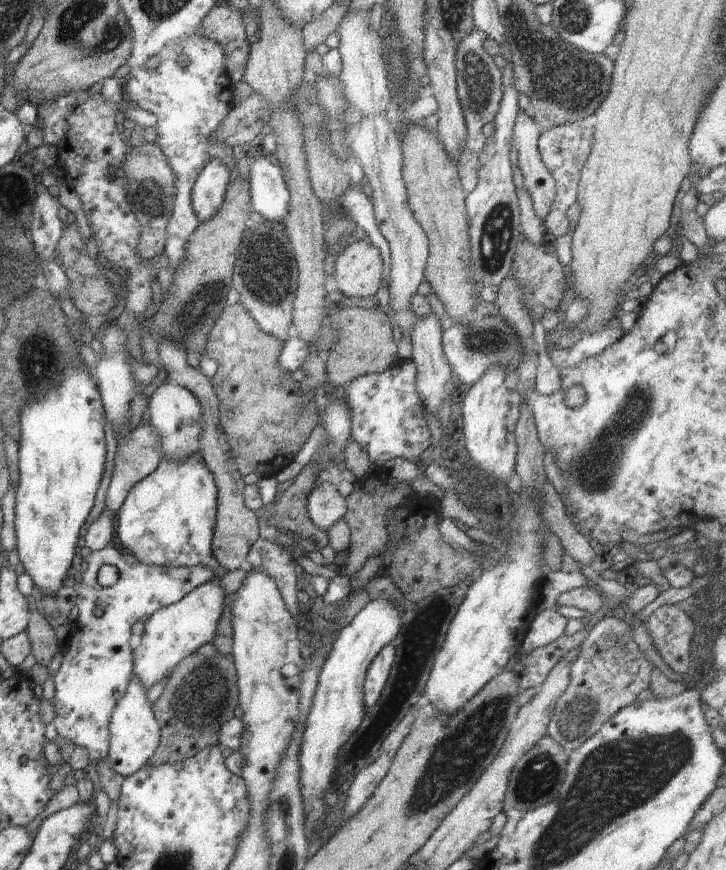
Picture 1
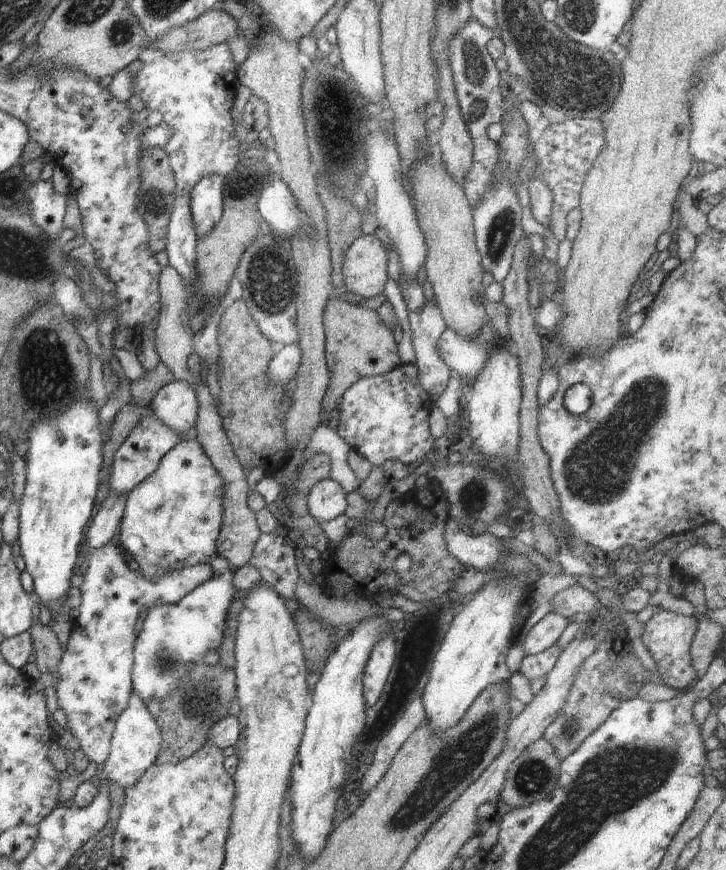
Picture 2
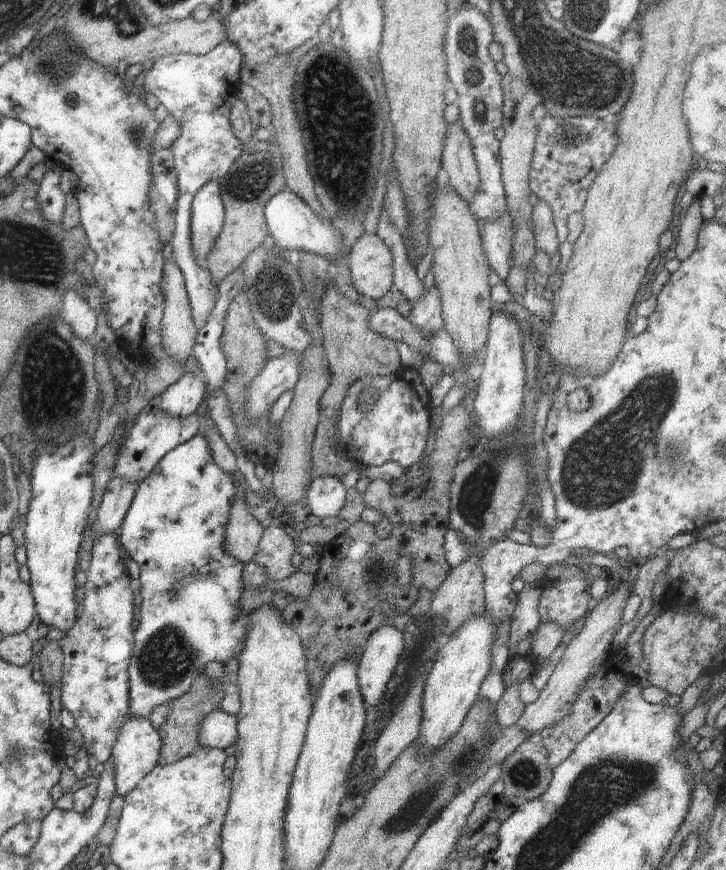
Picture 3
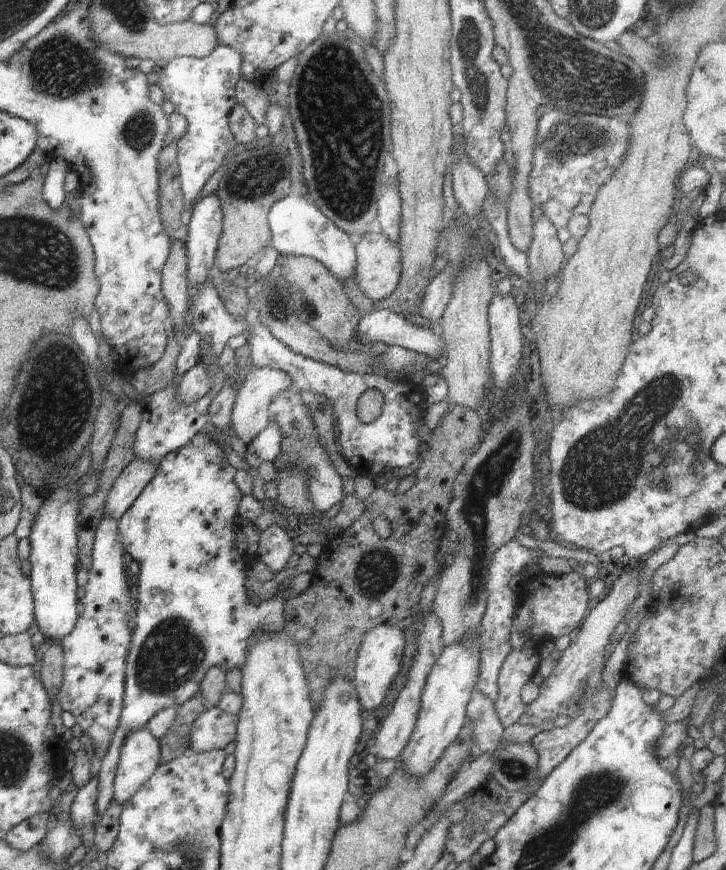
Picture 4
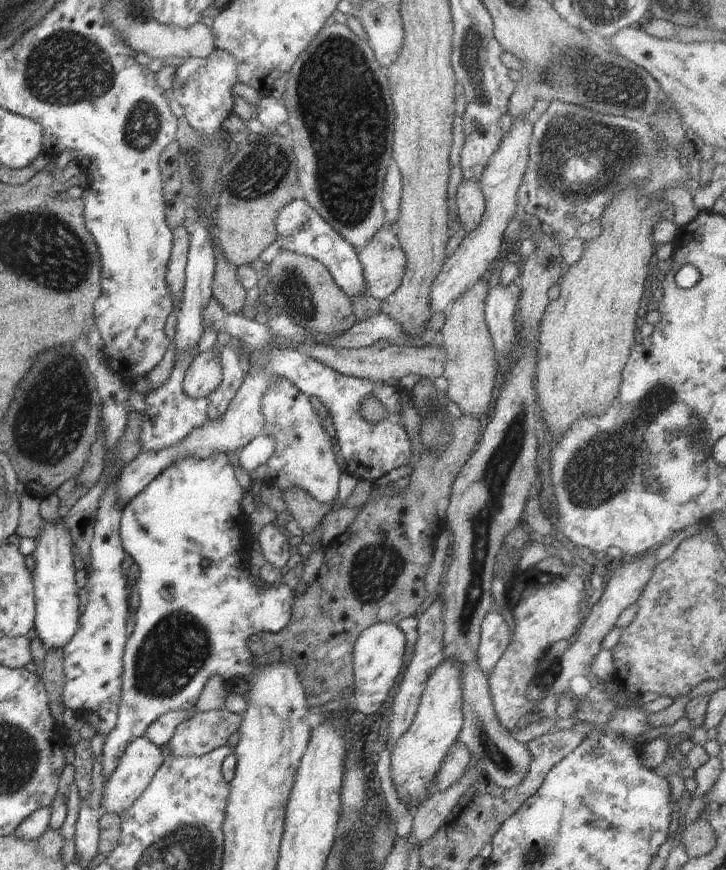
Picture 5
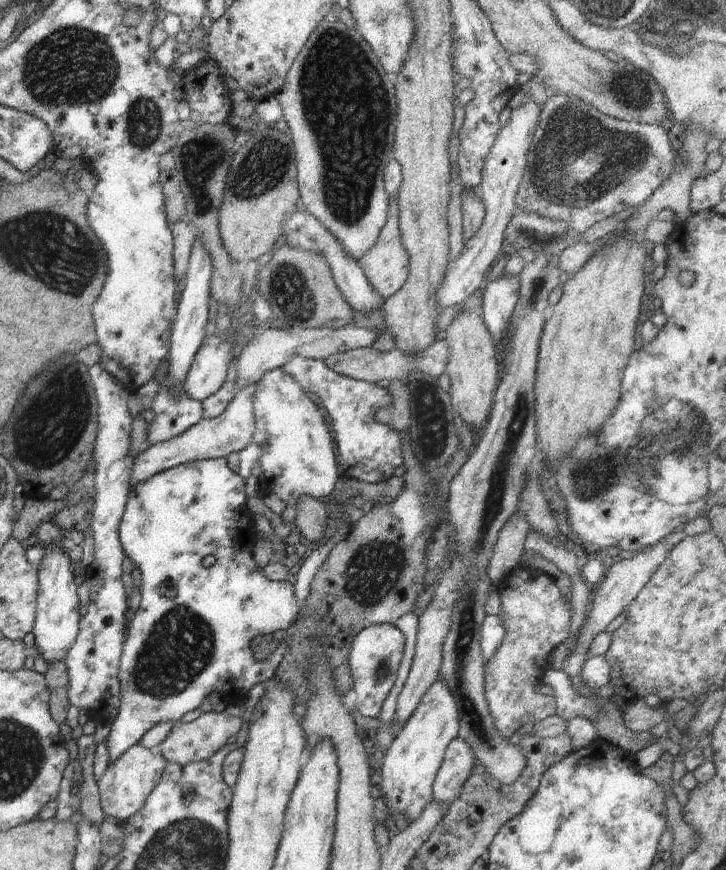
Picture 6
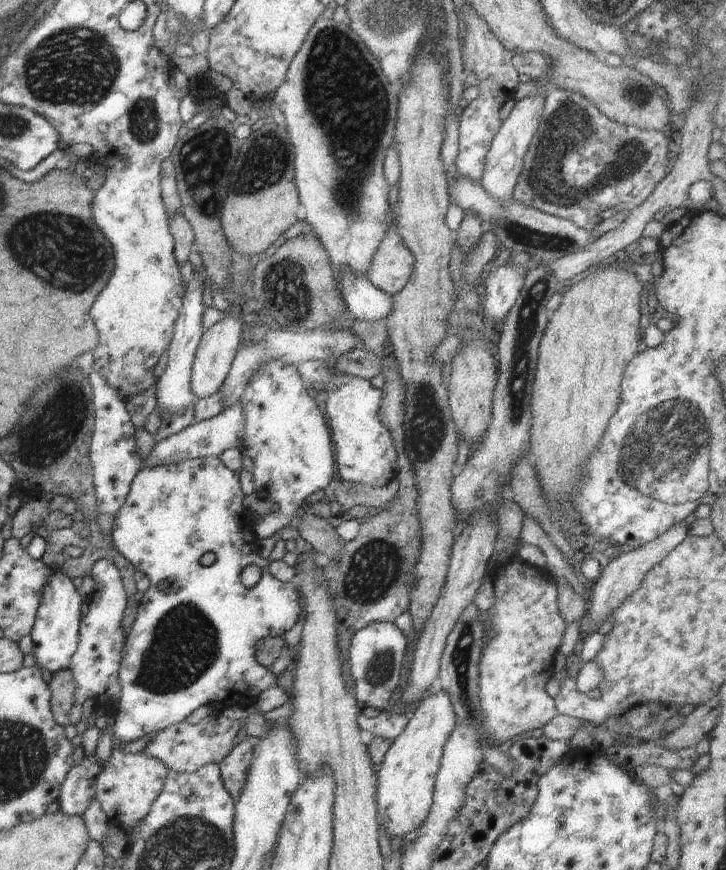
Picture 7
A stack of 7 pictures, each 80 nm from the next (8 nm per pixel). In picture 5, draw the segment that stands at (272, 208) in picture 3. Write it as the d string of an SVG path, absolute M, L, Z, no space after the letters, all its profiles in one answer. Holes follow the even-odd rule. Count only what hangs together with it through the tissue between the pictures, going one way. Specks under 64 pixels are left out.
M295 199L290 204L284 204L276 214L276 234L276 242L281 250L296 252L324 264L334 282L346 296L351 298L365 295L366 286L364 286L364 276L357 250L352 244L346 242L340 232L336 232L308 202Z

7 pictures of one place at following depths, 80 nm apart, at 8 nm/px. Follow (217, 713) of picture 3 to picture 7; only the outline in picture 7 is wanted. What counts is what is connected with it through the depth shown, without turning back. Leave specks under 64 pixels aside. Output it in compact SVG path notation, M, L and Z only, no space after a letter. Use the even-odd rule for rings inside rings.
M221 712L215 717L208 717L201 720L198 724L192 724L190 719L182 721L167 729L157 732L143 748L143 753L147 757L154 757L156 760L162 761L169 769L181 772L181 773L193 773L200 770L204 765L210 763L221 763L224 757L234 748L234 738L238 736L238 730L240 730L242 724L239 721L233 721L224 717Z

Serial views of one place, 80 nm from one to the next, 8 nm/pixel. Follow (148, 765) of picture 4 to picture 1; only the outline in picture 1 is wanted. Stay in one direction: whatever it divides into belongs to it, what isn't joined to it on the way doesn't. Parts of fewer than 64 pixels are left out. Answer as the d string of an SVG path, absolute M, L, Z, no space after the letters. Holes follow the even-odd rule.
M134 674L124 696L116 703L116 708L111 714L109 731L109 753L106 762L116 774L124 778L145 767L160 744L159 724L153 715L147 692Z

